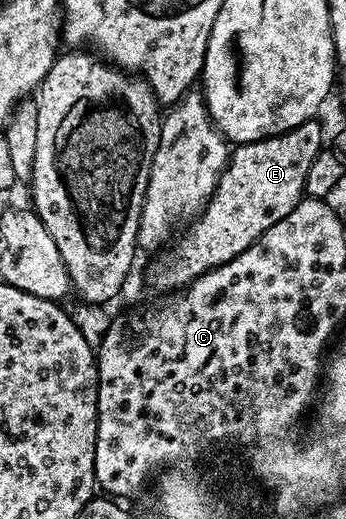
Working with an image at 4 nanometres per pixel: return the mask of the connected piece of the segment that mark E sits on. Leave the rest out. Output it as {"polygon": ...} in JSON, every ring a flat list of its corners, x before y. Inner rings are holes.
{"polygon":[[318,118,310,119,307,123,297,125,291,131,286,131,280,135,274,135,261,141,252,143,238,144,230,152,227,168,221,173,221,177,215,186,215,192,211,194,207,204,202,211,191,220,187,231,179,240,176,238,175,252,168,259,159,259,155,264,149,267,149,283,153,288,160,287,163,293,175,293,180,289,186,288,187,284,193,282,198,275,204,275,207,271,212,271,215,267,225,265,233,261,249,245,263,236,266,231,277,221,289,217,293,209,299,204,299,200,304,198,305,188,307,186,307,174,309,165,318,157,319,152,324,150,323,127,319,124]]}

